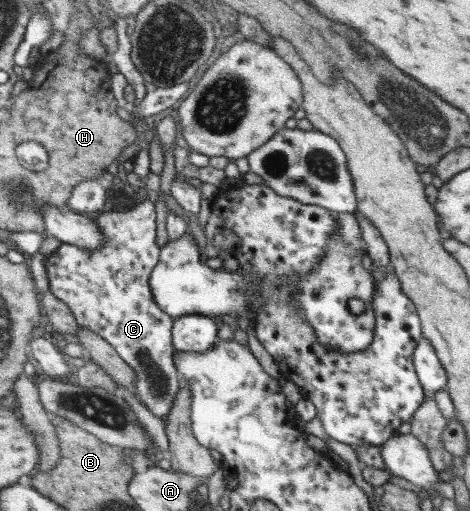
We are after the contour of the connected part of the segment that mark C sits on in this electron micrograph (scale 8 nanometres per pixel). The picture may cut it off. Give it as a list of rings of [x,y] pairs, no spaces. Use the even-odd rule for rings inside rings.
[[[145,199],[128,211],[101,213],[95,220],[107,237],[106,246],[91,251],[74,245],[63,244],[51,257],[46,258],[46,272],[50,290],[59,300],[73,310],[79,326],[108,340],[115,350],[137,371],[137,398],[161,420],[171,416],[175,397],[181,390],[181,374],[177,367],[174,346],[174,318],[155,302],[150,276],[159,264],[162,249],[157,246],[158,210],[155,201]]]

